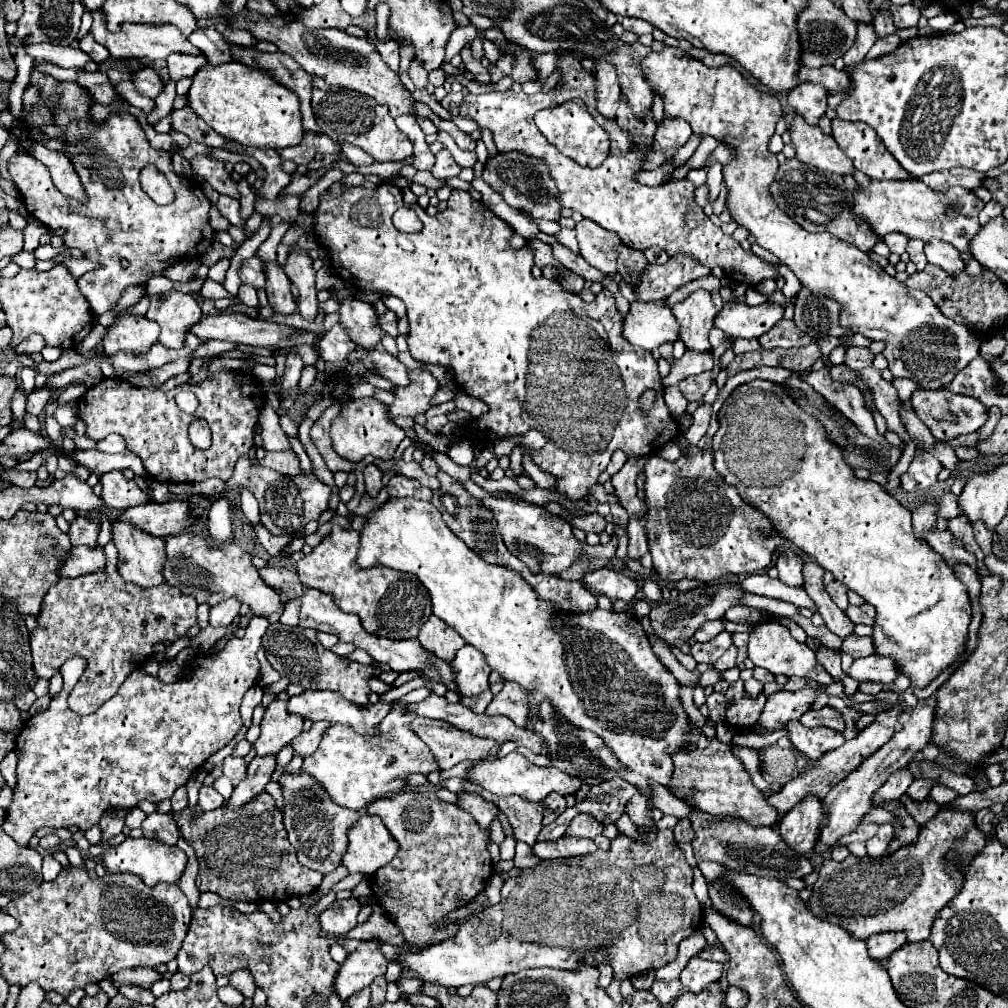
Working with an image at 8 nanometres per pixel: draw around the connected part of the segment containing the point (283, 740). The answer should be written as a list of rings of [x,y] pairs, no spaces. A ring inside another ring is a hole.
[[[274,699],[264,713],[260,723],[262,733],[254,743],[258,755],[272,755],[278,753],[284,745],[288,745],[296,735],[302,731],[302,717],[290,715],[286,709],[286,701]]]

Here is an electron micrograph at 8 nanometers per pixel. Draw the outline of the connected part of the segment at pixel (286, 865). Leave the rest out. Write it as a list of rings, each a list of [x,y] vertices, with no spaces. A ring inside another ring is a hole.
[[[262,793],[262,797],[254,797],[252,801],[248,801],[248,805],[242,805],[236,811],[220,807],[214,815],[202,815],[198,813],[198,807],[196,811],[190,811],[190,807],[186,807],[180,813],[172,813],[172,817],[182,837],[196,851],[196,859],[200,863],[196,885],[200,891],[210,891],[230,901],[276,903],[298,893],[314,891],[324,879],[322,873],[314,873],[312,869],[300,865],[296,851],[286,837],[282,813],[268,793]],[[230,861],[238,861],[238,865],[230,869]]]

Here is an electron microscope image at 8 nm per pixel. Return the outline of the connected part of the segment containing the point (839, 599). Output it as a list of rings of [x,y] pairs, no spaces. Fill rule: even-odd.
[[[830,581],[828,585],[826,585],[826,591],[828,591],[828,595],[832,597],[832,601],[844,611],[846,607],[848,607],[848,597],[846,597],[846,585],[844,583],[840,583],[840,581]]]

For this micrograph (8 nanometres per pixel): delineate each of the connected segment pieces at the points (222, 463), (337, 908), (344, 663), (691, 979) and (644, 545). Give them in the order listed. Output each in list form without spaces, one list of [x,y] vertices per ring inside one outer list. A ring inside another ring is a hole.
[[[222,369],[216,375],[210,375],[206,381],[192,385],[192,391],[194,391],[196,399],[200,401],[200,405],[194,411],[194,415],[188,415],[188,413],[178,409],[178,405],[174,401],[176,391],[158,391],[154,387],[132,387],[126,379],[118,379],[118,377],[102,379],[96,387],[88,389],[80,397],[78,415],[86,423],[86,435],[90,439],[102,441],[110,433],[120,433],[126,439],[128,451],[136,453],[142,459],[146,473],[160,483],[192,483],[192,481],[204,481],[210,477],[218,477],[222,481],[228,481],[232,477],[232,471],[234,471],[238,457],[248,455],[248,451],[252,447],[258,415],[260,415],[260,409],[264,407],[264,391],[260,389],[260,383],[256,385],[252,375],[240,373],[240,371],[230,371],[230,369]],[[194,419],[208,421],[208,427],[212,431],[210,449],[196,449],[190,443],[188,425]]]
[[[356,897],[346,901],[334,901],[322,915],[320,925],[322,931],[334,933],[334,935],[346,935],[350,929],[356,927],[356,915],[360,913],[362,905]]]
[[[272,623],[262,639],[262,645],[266,649],[266,659],[282,677],[288,677],[292,683],[298,683],[304,689],[336,691],[342,697],[346,697],[358,705],[368,703],[368,695],[370,695],[368,679],[378,677],[378,673],[380,673],[380,669],[374,665],[362,665],[362,663],[354,663],[346,657],[334,655],[330,649],[326,649],[318,643],[314,629],[286,627],[282,623]]]
[[[692,957],[692,959],[688,961],[688,965],[682,969],[680,981],[682,981],[682,987],[684,987],[686,991],[700,993],[700,991],[704,991],[710,983],[720,981],[722,971],[724,971],[724,965],[722,965],[722,963],[706,961],[706,959],[702,959],[702,957]]]
[[[630,517],[628,525],[628,557],[634,561],[640,561],[644,553],[648,553],[648,539],[646,539],[646,529],[644,529],[646,519],[640,517]]]

